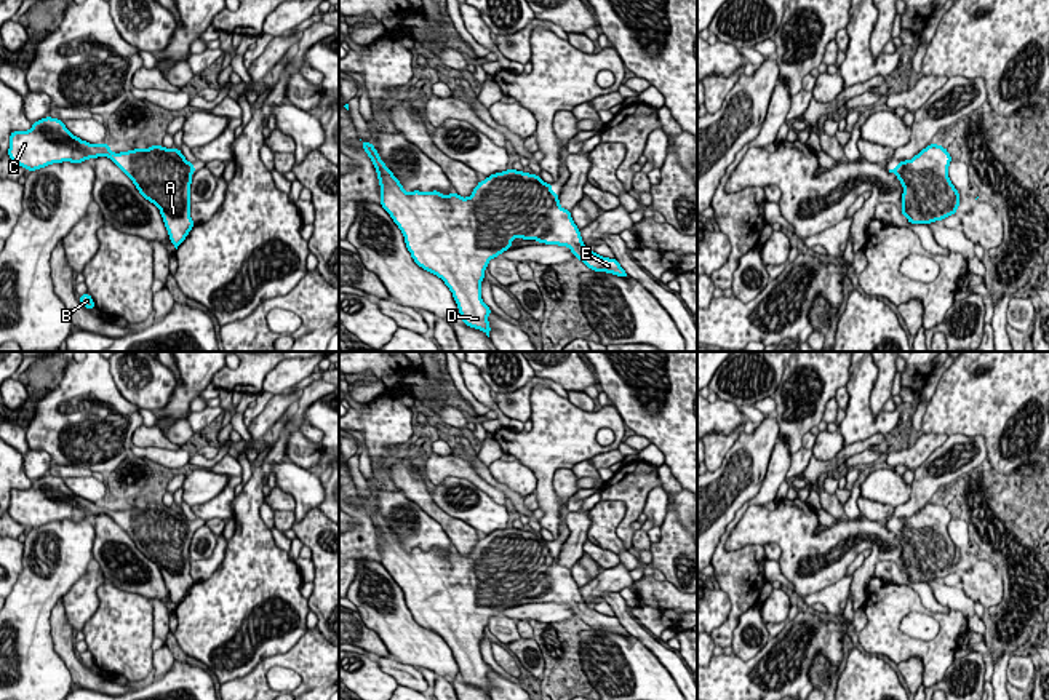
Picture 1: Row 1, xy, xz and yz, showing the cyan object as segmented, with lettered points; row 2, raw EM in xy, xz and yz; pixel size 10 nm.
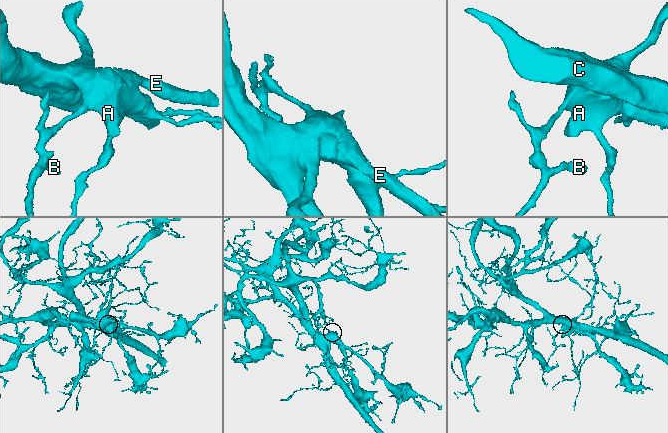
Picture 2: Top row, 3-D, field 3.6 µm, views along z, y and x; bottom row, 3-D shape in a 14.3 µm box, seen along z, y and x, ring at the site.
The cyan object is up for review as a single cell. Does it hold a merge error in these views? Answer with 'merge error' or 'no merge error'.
no merge error

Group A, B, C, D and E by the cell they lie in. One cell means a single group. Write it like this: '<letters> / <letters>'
A B C D E

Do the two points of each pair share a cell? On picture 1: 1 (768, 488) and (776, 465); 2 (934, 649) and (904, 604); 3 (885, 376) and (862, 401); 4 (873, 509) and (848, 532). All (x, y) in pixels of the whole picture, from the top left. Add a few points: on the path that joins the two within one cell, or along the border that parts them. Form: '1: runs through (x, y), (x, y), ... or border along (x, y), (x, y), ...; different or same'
1: runs through (771, 483), (776, 470); same
2: runs through (918, 648), (910, 648), (894, 632), (894, 620); same
3: border along (878, 368), (878, 376), (870, 392), (873, 416); different
4: border along (865, 518), (881, 523); different

